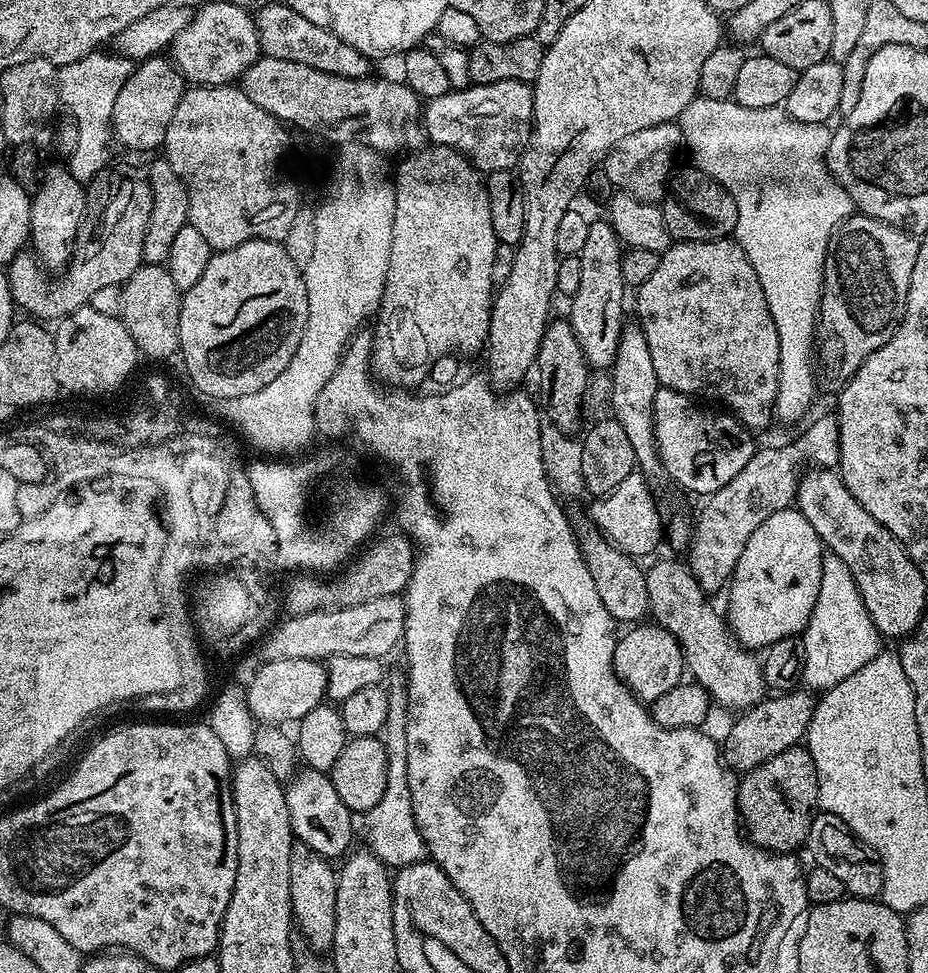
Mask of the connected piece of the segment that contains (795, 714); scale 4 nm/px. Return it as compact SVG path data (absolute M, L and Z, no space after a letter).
M793 690L772 697L773 700L765 698L747 709L741 715L744 717L729 730L728 737L722 740L723 759L735 765L741 773L747 774L788 748L797 747L807 737L808 724L814 713L814 700L811 700L813 697L804 690Z

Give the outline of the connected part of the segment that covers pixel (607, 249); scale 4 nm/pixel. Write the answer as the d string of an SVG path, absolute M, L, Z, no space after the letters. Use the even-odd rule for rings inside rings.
M593 219L586 243L582 245L579 258L582 262L582 279L578 286L578 294L570 298L572 304L572 329L578 338L578 346L582 346L582 354L586 358L589 369L611 369L622 330L626 327L624 320L624 292L626 285L622 278L622 258L625 249L620 243L618 234L607 219Z

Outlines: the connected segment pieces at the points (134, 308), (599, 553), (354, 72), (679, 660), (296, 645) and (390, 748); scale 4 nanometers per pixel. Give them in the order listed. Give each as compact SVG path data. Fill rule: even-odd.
M141 263L134 274L120 290L122 294L122 310L120 319L126 330L130 330L130 338L134 338L136 348L141 357L149 356L152 360L168 360L180 351L180 302L182 289L174 286L174 278L170 278L167 267L163 264Z
M585 522L584 525L579 525L578 528L578 543L580 552L584 555L586 566L590 570L590 574L594 578L594 586L598 586L598 596L602 598L603 605L610 610L613 621L632 620L628 622L640 622L649 615L648 610L648 595L646 594L646 572L642 567L639 568L637 561L633 557L627 556L621 548L616 547L599 528L591 523Z
M282 2L276 4L261 3L255 9L256 29L260 32L260 50L270 58L286 58L286 62L298 62L302 66L310 66L314 70L322 70L326 74L334 74L351 80L362 80L369 75L369 57L363 56L350 42L342 42L338 34L330 34L330 30L322 30L322 26L314 26L302 18L290 6Z
M640 622L616 642L616 659L614 667L621 680L632 689L636 699L641 702L651 702L662 698L674 686L678 686L685 679L686 665L684 651L674 634L660 627L655 622Z
M383 596L370 602L362 602L345 608L333 608L308 615L289 615L281 619L263 637L259 645L265 661L282 658L306 658L307 660L327 661L330 656L362 654L363 656L387 657L392 647L404 639L404 619L406 610L400 596Z
M396 670L389 673L386 680L389 699L389 713L381 732L381 740L387 752L386 791L374 810L366 814L366 836L369 849L390 868L401 868L410 864L423 863L427 859L427 848L413 814L413 802L410 797L409 778L407 777L407 739L409 696L407 673Z

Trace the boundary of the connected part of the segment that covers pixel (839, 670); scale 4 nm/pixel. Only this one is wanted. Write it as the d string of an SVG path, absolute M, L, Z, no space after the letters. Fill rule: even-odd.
M825 555L818 602L814 602L810 622L804 627L802 637L806 650L802 684L816 694L823 694L829 688L838 686L838 682L850 678L850 674L858 674L866 662L882 651L880 631L868 613L866 602L862 600L862 594L854 582L854 574L850 574L850 566L846 566L842 558Z

